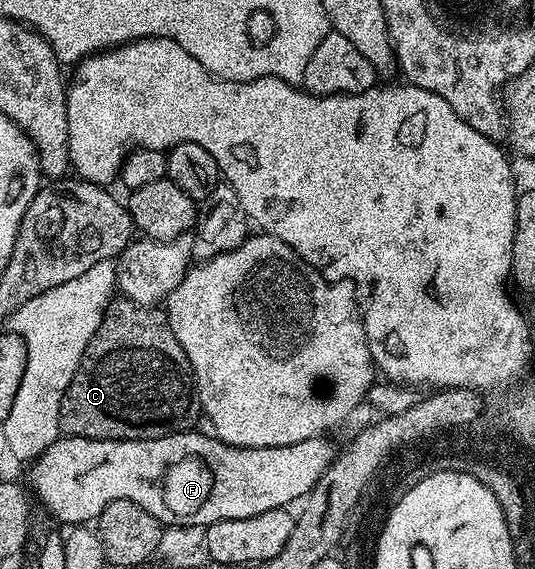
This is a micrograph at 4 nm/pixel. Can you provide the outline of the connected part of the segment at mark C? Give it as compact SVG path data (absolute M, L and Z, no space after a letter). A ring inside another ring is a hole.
M124 297L114 298L107 310L105 310L105 316L99 325L99 329L95 329L95 337L91 337L91 341L81 358L79 369L63 397L63 405L59 409L59 425L62 432L66 436L74 435L84 439L158 439L164 435L176 435L179 431L190 430L196 424L193 422L196 421L197 415L199 419L199 404L195 394L193 371L189 368L189 362L179 345L179 341L175 341L164 314L152 307L141 307Z

